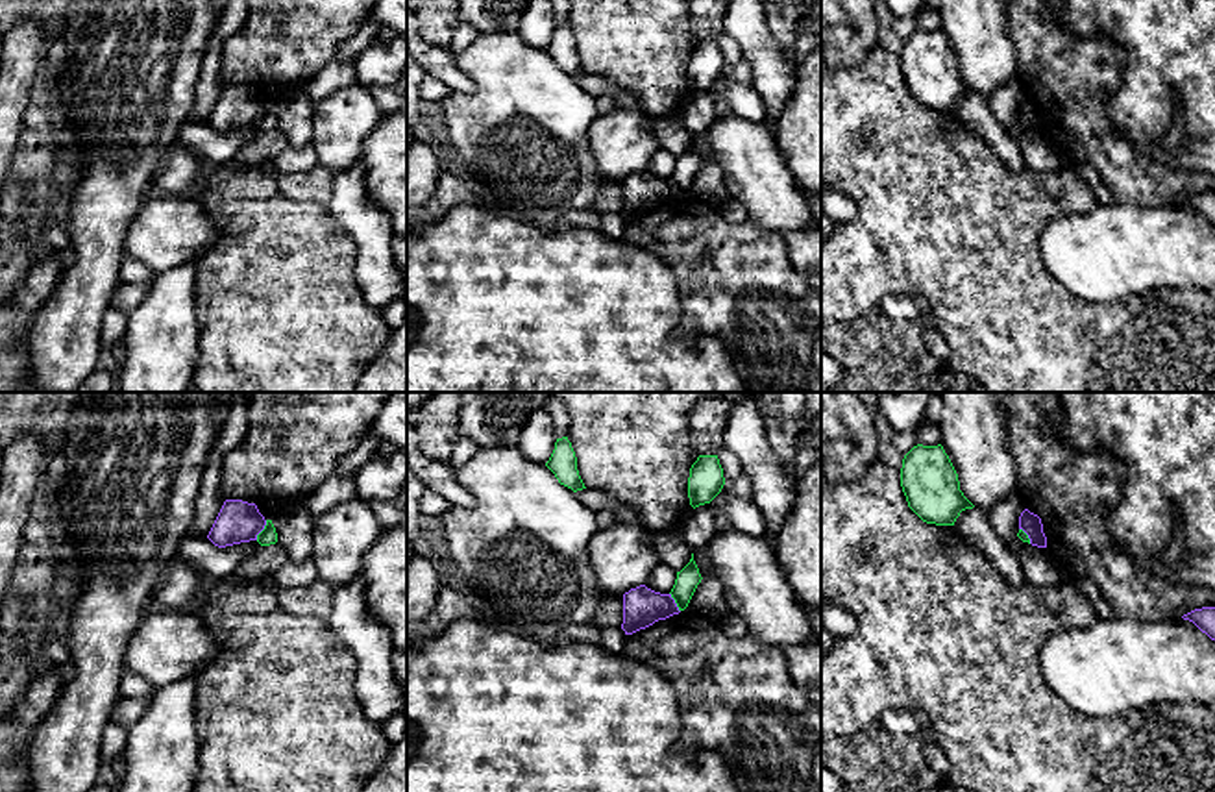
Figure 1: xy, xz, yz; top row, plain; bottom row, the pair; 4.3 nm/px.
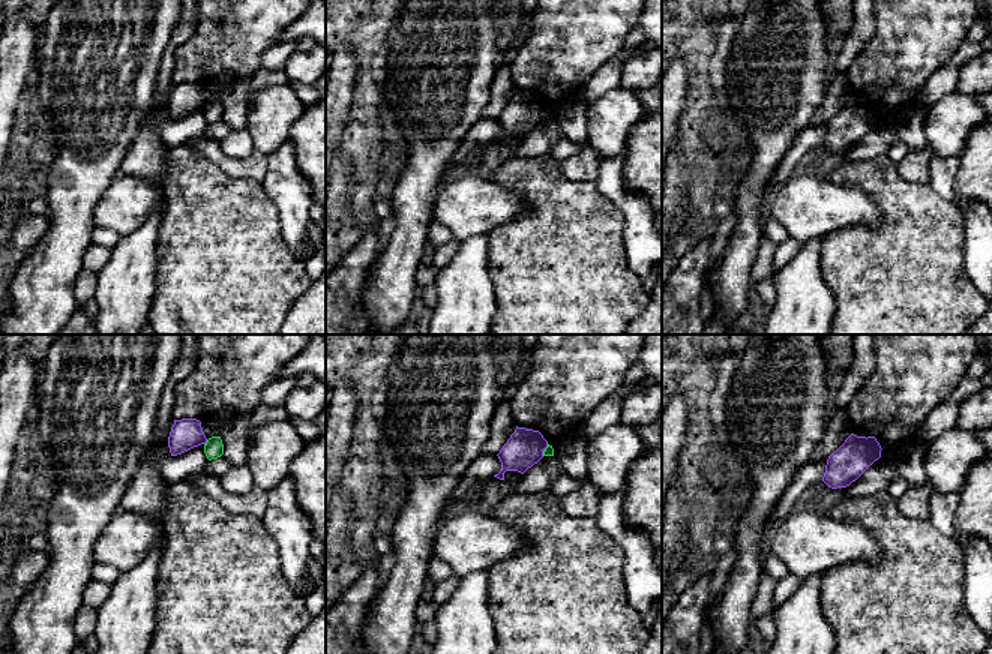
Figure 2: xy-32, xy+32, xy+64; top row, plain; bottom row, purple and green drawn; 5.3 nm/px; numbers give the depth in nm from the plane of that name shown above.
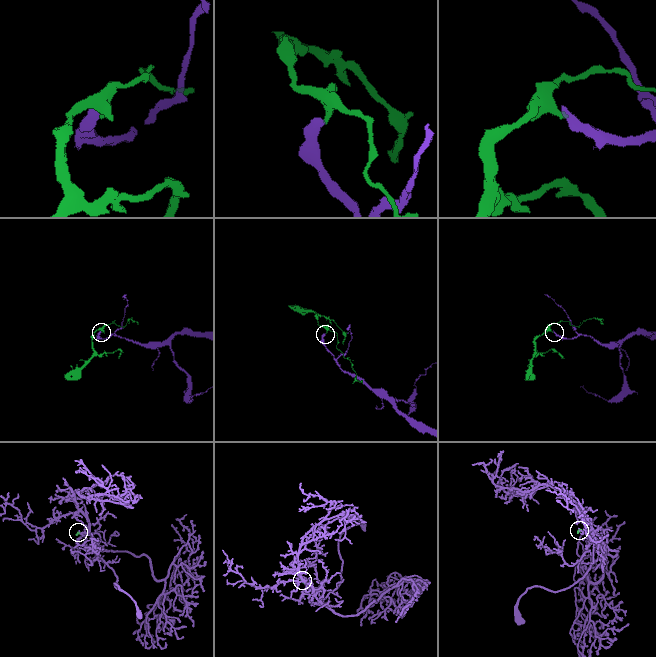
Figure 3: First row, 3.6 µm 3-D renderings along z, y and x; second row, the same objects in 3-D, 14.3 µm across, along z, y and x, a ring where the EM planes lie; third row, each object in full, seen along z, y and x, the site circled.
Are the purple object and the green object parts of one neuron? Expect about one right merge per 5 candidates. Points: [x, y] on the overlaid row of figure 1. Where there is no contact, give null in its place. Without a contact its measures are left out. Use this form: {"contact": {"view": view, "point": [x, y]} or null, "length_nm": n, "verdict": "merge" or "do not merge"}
{"contact": {"view": "xy", "point": [263, 528]}, "length_nm": 100, "verdict": "do not merge"}

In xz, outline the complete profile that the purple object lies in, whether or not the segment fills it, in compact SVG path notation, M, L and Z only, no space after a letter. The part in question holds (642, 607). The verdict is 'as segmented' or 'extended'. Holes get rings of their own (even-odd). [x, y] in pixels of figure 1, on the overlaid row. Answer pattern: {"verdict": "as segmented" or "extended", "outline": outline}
{"verdict": "as segmented", "outline": "M640 585L623 594L621 629L625 635L632 635L679 613L681 611L671 594L660 594Z"}

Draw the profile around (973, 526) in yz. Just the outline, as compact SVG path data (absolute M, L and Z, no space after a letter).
M976 507L965 509L956 518L954 527L963 540L988 557L988 561L1012 587L1026 583L1019 557L1010 551L1002 538L995 533L989 514Z

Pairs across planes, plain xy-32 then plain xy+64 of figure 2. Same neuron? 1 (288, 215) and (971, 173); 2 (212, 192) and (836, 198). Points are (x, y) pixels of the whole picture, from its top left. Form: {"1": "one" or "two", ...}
{"1": "two", "2": "two"}

